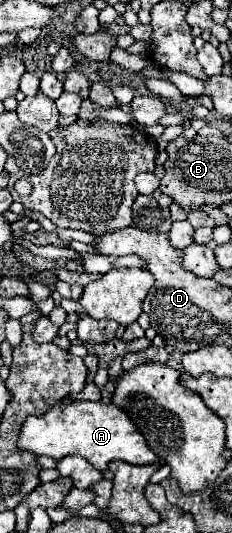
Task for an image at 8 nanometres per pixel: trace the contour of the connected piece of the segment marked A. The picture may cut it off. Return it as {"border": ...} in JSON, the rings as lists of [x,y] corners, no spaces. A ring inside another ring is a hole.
{"border":[[[85,400],[61,402],[41,416],[29,416],[21,426],[17,448],[19,452],[49,456],[53,460],[61,460],[65,456],[81,456],[101,472],[107,470],[111,460],[123,460],[129,464],[157,462],[157,456],[123,410],[111,404],[107,406],[101,402]]]}

